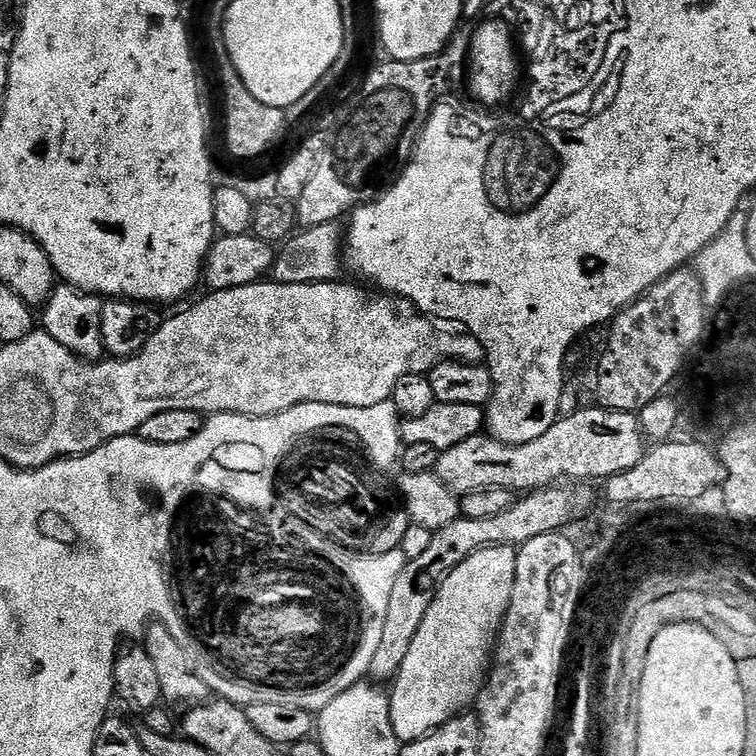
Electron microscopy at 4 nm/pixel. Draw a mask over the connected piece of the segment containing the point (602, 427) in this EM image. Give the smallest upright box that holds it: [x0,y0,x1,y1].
[434,406,646,498]

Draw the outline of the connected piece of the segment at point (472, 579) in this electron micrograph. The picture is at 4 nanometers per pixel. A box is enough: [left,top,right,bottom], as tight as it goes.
[390,546,517,745]

